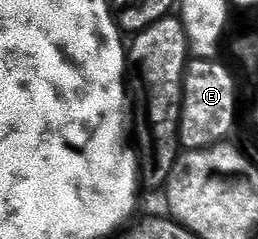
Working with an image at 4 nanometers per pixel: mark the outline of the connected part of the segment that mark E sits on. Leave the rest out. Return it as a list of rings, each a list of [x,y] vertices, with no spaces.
[[[190,59],[185,66],[185,86],[181,94],[181,127],[179,144],[182,149],[209,148],[230,139],[229,131],[237,120],[237,84],[233,76],[217,64],[216,59]]]

